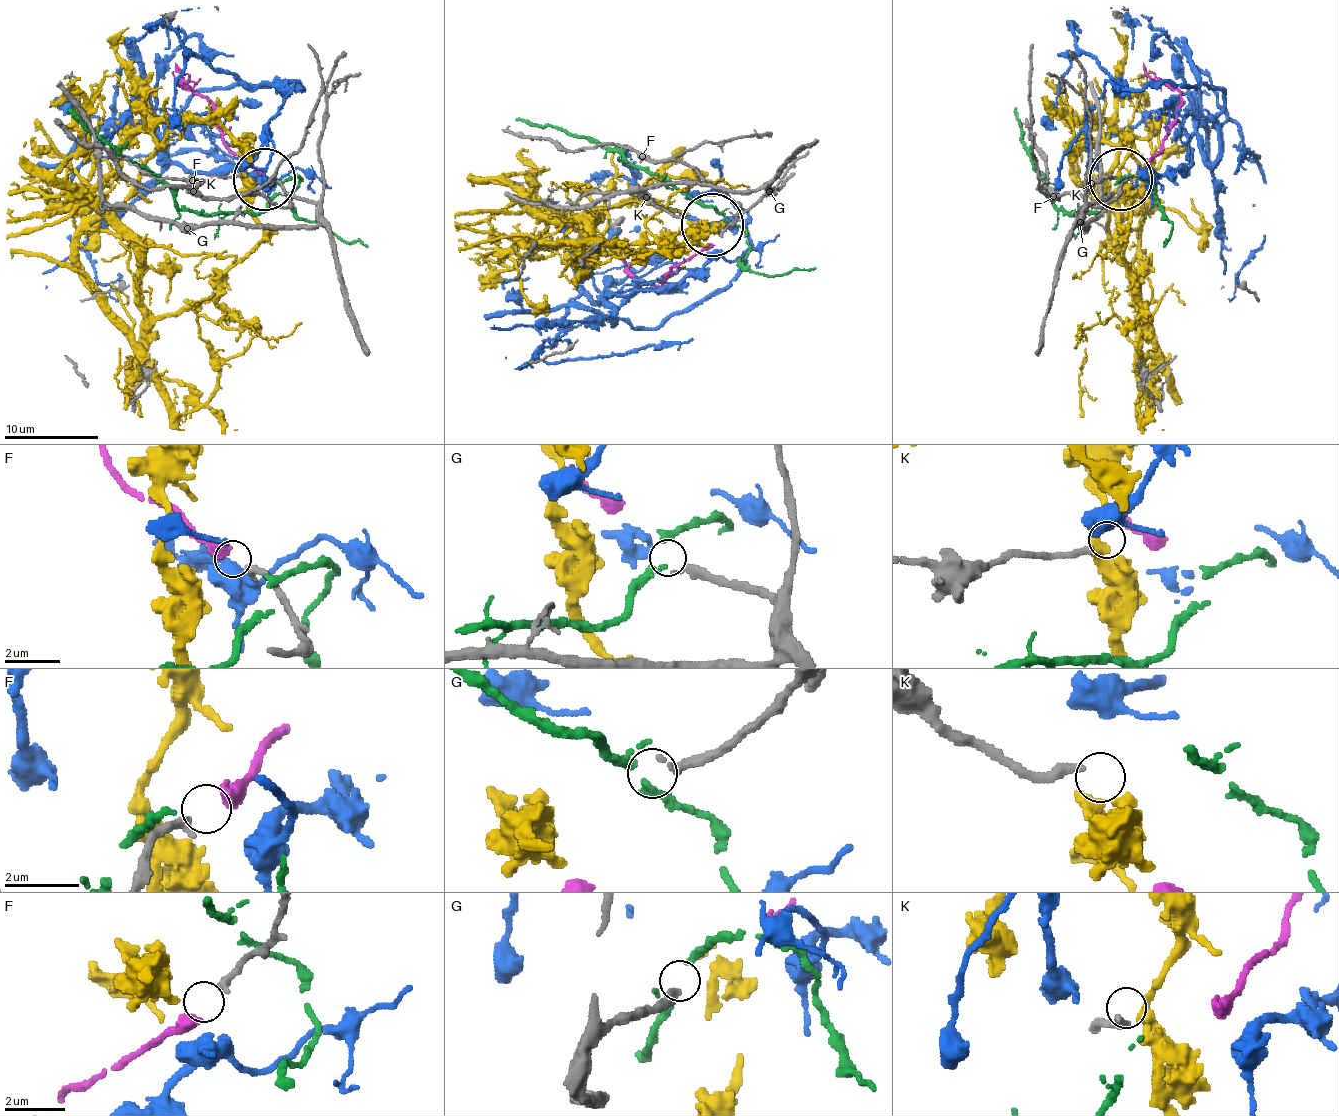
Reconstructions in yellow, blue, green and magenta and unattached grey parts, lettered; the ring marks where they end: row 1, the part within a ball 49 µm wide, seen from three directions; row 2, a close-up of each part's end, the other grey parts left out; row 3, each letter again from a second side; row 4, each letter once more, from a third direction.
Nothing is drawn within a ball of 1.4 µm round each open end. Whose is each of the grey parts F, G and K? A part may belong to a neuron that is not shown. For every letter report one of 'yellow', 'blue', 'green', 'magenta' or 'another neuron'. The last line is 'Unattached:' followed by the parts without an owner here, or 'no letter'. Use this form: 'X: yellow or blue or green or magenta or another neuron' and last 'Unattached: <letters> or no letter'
F: magenta
G: another neuron
K: yellow
Unattached: G

